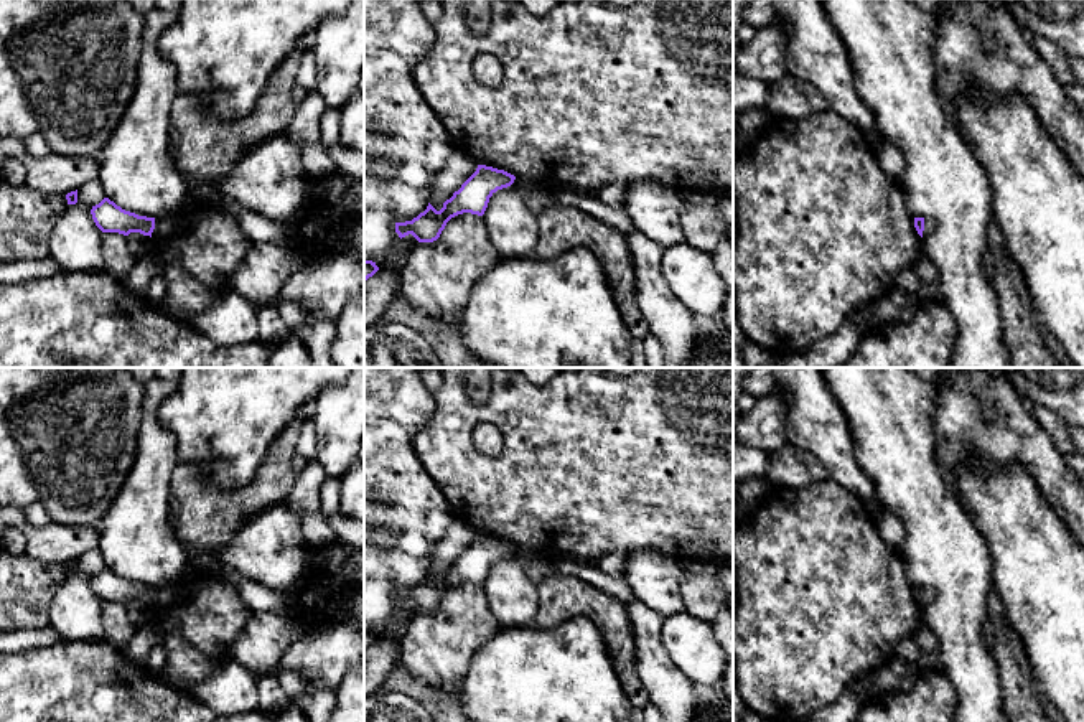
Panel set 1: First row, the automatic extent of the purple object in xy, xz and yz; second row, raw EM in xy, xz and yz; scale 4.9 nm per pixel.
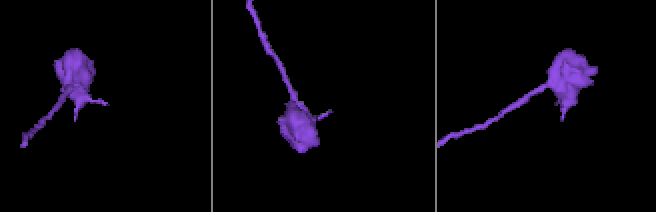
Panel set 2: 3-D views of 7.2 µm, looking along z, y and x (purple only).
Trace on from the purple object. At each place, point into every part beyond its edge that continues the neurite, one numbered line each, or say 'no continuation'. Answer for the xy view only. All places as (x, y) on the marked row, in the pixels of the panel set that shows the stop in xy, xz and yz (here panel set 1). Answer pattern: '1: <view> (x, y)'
1: xy (163, 226)

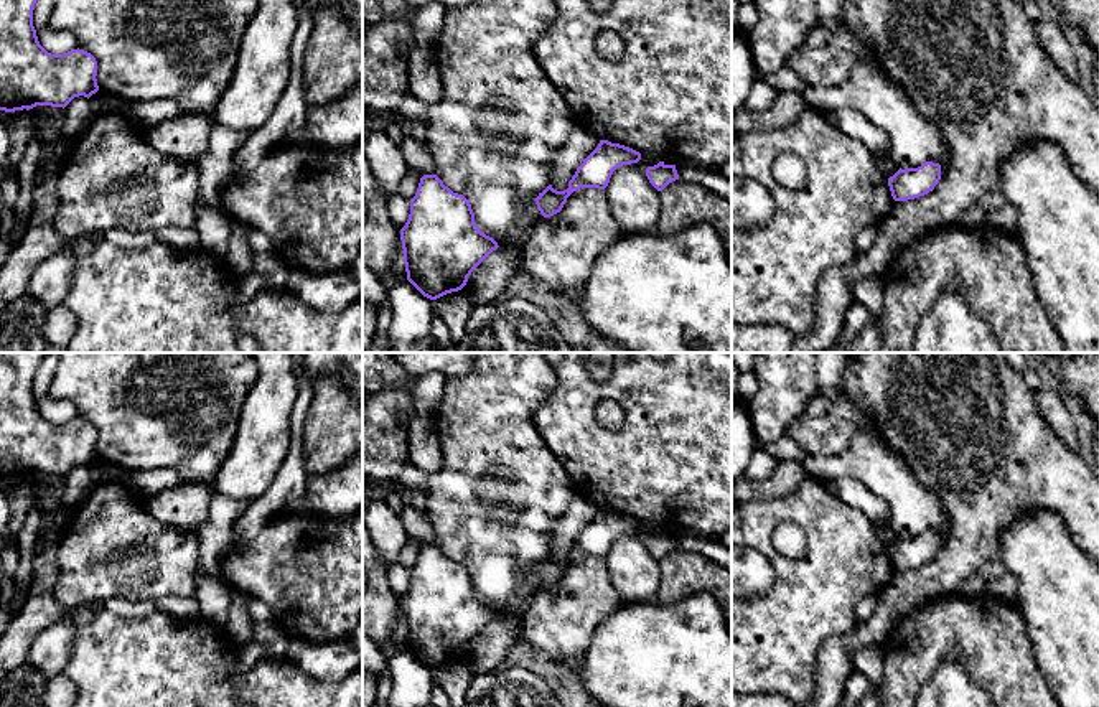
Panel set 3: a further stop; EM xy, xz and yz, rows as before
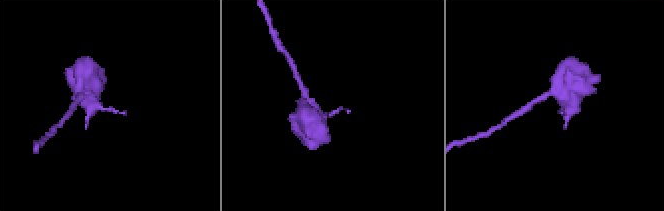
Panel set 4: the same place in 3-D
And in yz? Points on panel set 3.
no continuation

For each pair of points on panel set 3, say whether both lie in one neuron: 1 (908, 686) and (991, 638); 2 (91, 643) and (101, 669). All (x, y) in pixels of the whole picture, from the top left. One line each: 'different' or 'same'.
1: same
2: same

